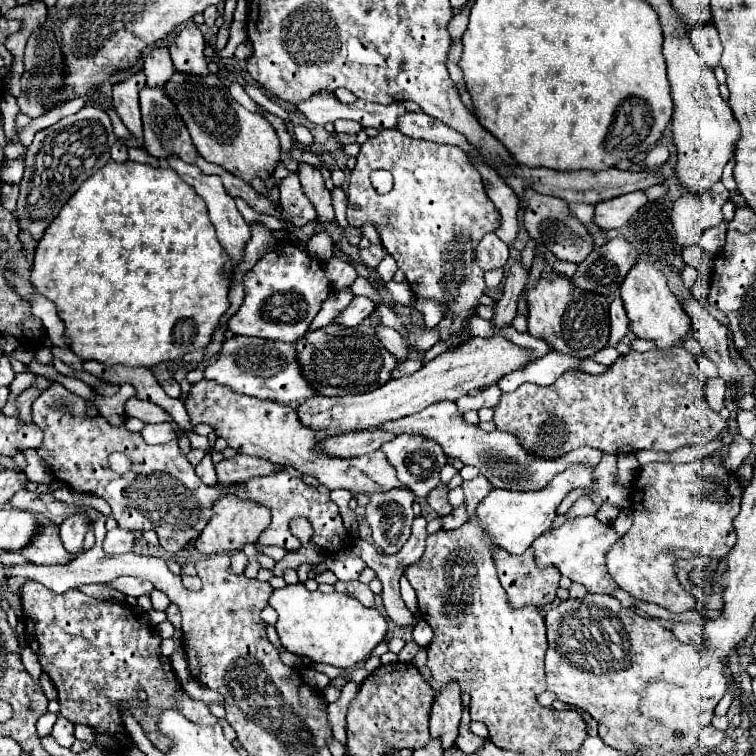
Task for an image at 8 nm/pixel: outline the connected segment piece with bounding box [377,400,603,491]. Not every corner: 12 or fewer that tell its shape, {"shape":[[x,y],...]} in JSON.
{"shape":[[443,400],[379,425],[437,441],[493,487],[537,491],[603,453],[529,453],[513,433],[485,433]]}

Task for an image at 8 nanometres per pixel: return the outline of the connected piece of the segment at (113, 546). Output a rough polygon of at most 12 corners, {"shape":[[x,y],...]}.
{"shape":[[127,529],[107,531],[103,549],[109,555],[129,553],[135,537]]}

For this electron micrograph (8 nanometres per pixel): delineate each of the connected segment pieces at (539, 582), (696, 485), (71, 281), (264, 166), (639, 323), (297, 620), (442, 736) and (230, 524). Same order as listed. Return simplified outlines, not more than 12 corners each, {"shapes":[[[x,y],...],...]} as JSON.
{"shapes":[[[493,549],[513,609],[557,597],[561,573],[537,569],[531,549]],[[721,457],[649,463],[615,583],[671,613],[697,599],[673,549],[721,561],[741,485]],[[107,161],[35,251],[79,359],[209,345],[229,261],[173,169]],[[217,75],[163,89],[203,159],[245,183],[281,161],[275,129]],[[645,261],[621,299],[633,335],[669,353],[691,331],[665,275]],[[303,583],[273,591],[281,645],[347,669],[387,621]],[[457,685],[437,693],[431,739],[443,751],[455,745],[461,725]],[[229,493],[195,541],[203,555],[241,551],[269,509]]]}

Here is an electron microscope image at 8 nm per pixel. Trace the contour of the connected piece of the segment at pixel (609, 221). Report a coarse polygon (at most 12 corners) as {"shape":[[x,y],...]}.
{"shape":[[645,191],[597,203],[595,225],[619,229],[647,203]]}

